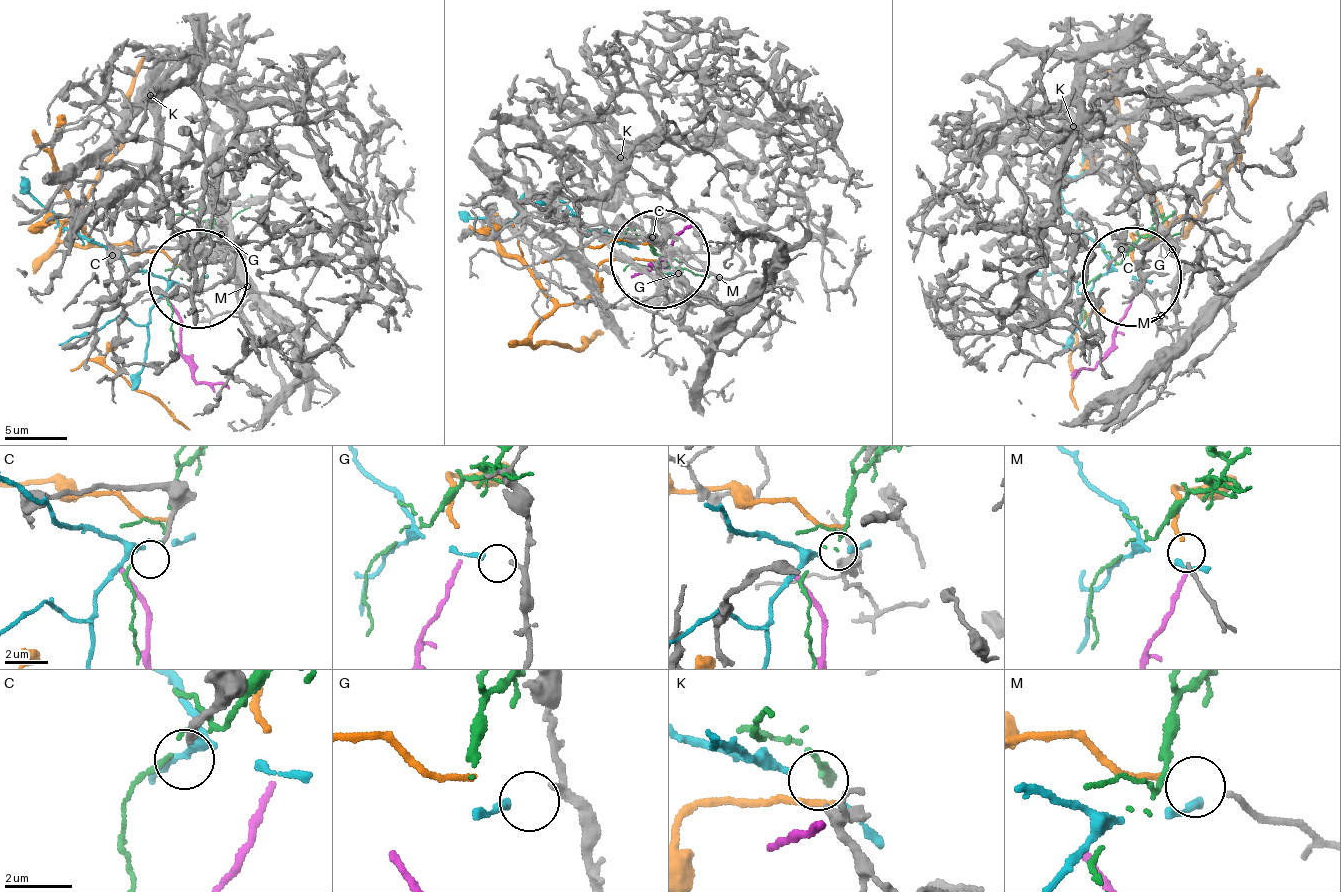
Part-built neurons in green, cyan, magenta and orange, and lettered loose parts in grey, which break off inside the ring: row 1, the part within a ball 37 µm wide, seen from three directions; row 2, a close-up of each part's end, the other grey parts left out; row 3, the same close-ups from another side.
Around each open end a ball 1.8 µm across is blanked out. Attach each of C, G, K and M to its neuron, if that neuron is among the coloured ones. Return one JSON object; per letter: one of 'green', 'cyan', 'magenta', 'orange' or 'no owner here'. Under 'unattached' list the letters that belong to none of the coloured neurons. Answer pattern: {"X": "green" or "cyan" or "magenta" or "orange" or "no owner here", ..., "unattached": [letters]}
{"C": "no owner here", "G": "cyan", "K": "green", "M": "orange", "unattached": ["C"]}

